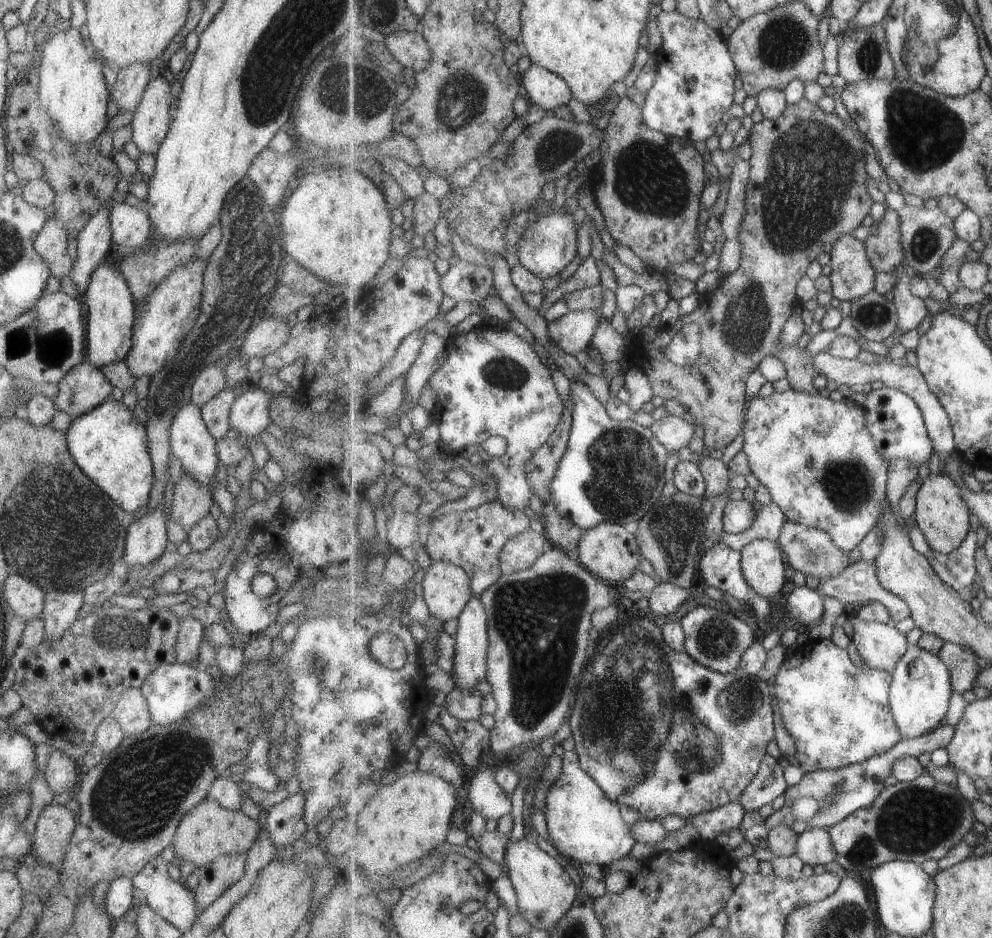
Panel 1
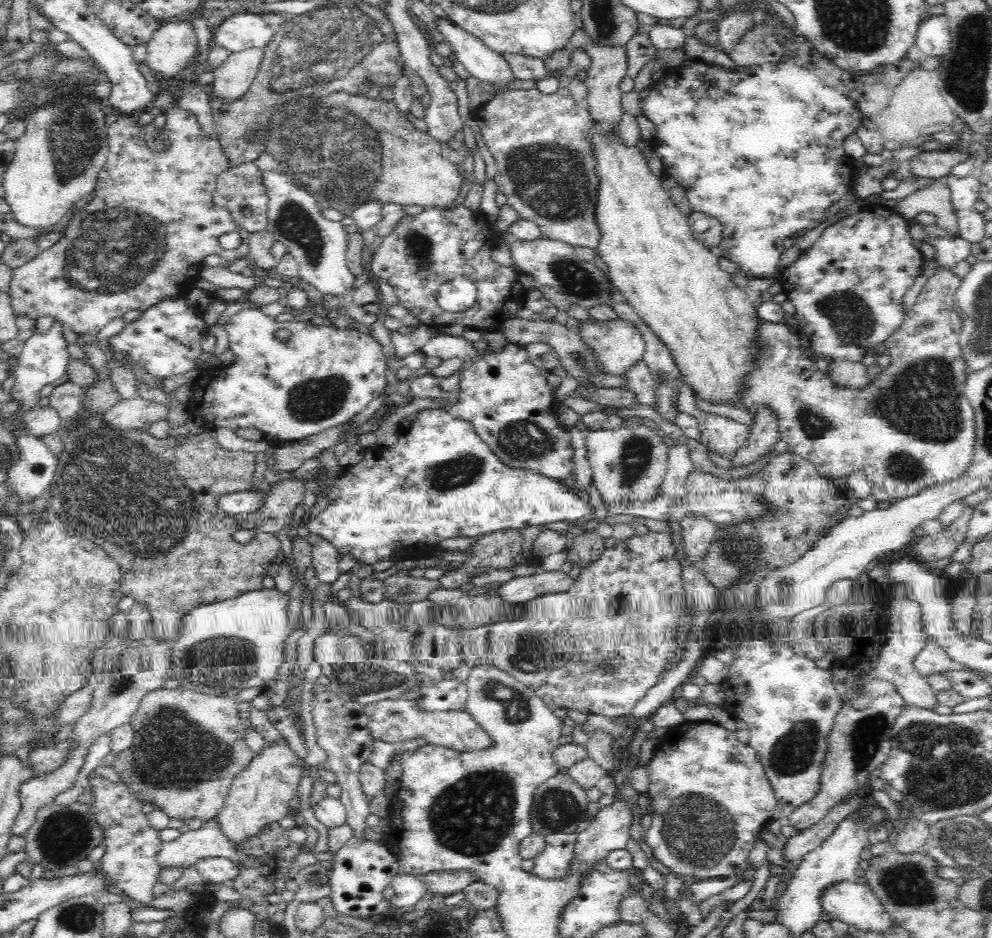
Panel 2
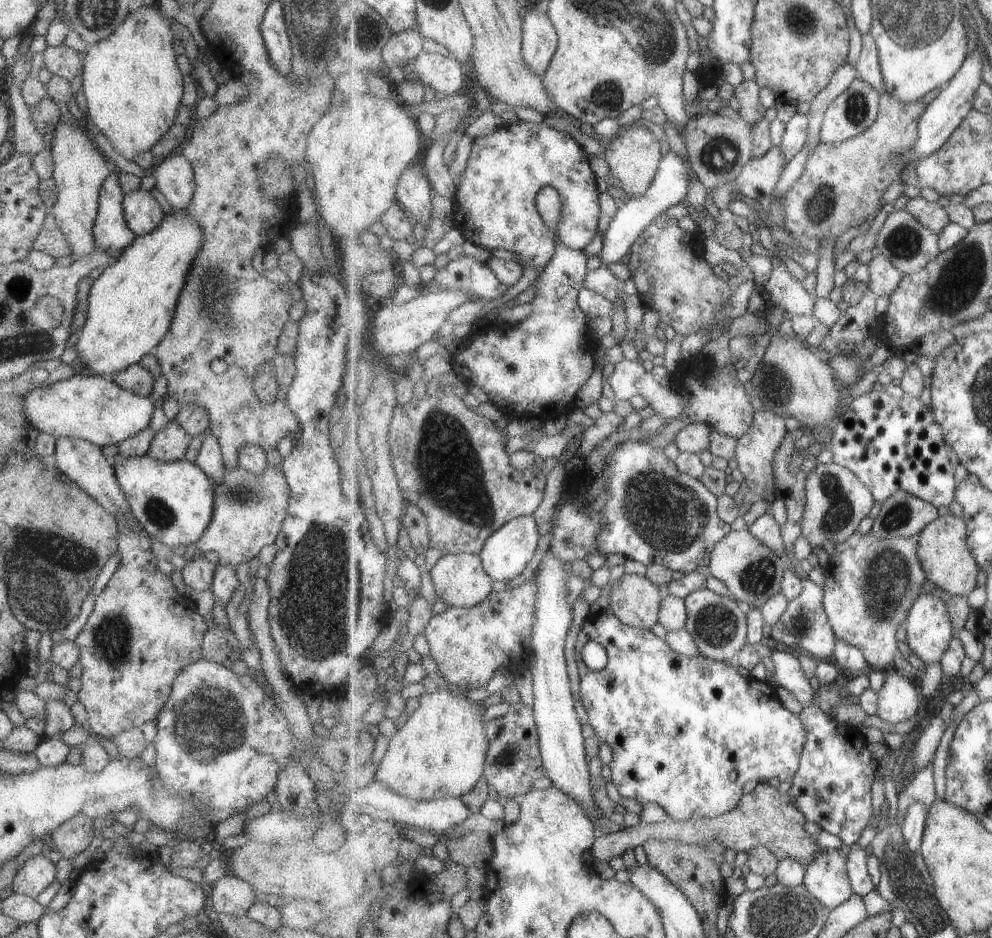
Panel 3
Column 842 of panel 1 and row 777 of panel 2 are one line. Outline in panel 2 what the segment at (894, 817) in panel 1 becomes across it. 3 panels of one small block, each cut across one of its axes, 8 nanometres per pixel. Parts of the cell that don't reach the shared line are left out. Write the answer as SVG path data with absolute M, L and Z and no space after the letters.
M867 680L862 690L848 702L844 701L838 710L834 726L827 738L827 754L820 776L820 790L810 802L803 804L790 813L785 820L790 825L804 830L820 822L829 808L844 795L851 793L860 785L868 789L868 776L888 759L891 752L892 726L905 705L894 682L888 680Z

